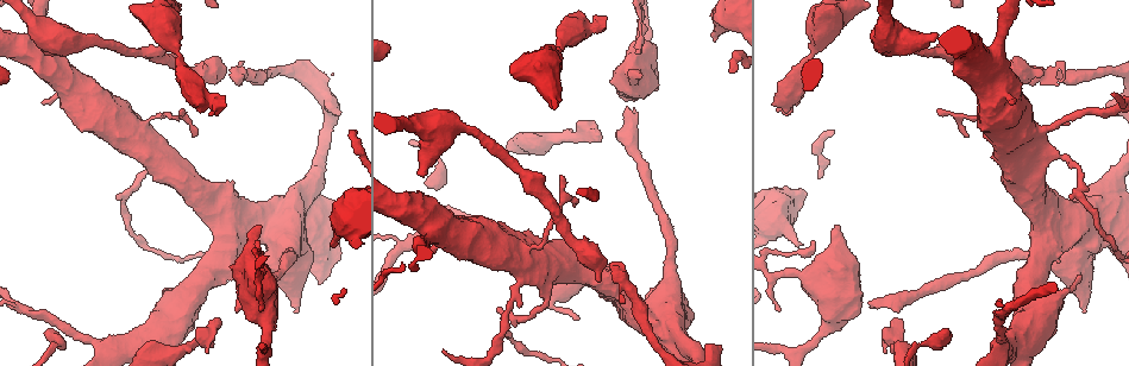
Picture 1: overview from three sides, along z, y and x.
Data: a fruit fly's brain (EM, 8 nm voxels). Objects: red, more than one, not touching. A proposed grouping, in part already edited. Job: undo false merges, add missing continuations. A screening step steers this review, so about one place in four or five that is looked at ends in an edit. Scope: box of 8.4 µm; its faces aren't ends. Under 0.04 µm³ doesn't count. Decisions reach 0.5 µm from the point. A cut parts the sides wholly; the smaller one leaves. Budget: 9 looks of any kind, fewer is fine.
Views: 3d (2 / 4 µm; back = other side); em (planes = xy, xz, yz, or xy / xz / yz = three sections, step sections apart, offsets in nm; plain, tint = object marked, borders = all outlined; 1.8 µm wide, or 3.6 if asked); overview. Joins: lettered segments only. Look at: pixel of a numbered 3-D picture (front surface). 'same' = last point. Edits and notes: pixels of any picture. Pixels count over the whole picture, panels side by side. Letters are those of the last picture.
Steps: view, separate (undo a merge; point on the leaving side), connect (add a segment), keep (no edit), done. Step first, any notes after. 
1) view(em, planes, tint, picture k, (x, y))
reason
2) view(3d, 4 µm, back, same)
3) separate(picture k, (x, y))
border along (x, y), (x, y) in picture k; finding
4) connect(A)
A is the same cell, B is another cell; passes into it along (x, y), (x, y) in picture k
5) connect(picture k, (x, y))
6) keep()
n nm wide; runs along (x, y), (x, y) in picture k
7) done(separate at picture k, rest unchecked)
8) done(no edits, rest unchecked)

view(em, planes, borders, picture 1, (224, 106))
end of a long branch

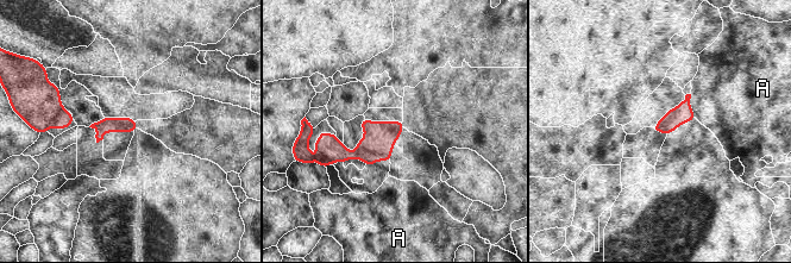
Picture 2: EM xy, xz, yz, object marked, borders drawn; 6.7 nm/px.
keep()
A is another cell; border along (690, 94), (690, 108), (696, 118) in picture 2; no lettered segment goes on from it

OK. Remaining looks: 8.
view(em, xy, step 16, borders, picture 1, (294, 310))
stops while still wide

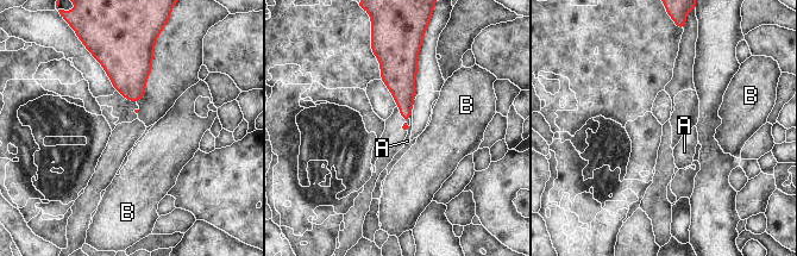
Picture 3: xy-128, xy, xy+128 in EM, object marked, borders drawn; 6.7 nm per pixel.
keep()
A and B are other cells; border along (413, 104), (409, 119) in picture 3; no lettered segment goes on from it

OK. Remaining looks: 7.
view(3d, 4 µm, picture 1, (672, 328))
thick turns thin

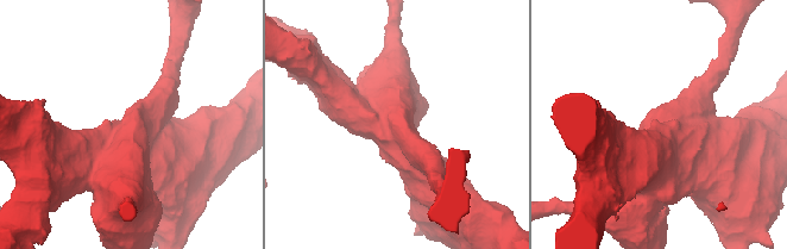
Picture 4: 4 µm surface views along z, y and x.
view(em, 3.6 µm, planes, plain, picture 4, (133, 128))
now the EM

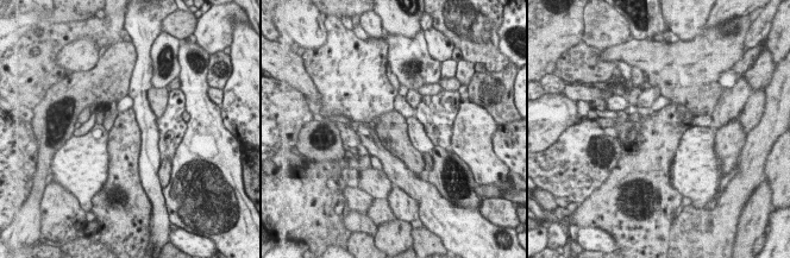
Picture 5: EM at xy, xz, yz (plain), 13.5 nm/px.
view(em, 3.6 µm, planes, borders, same)

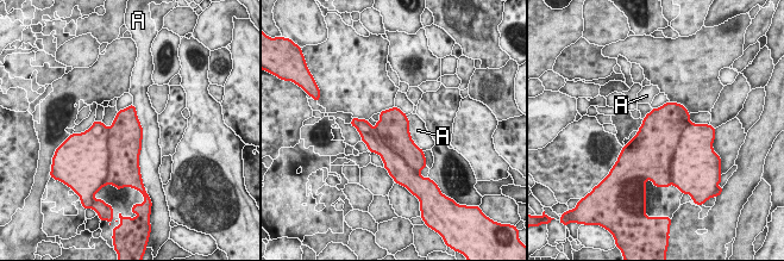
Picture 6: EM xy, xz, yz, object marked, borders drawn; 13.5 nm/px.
separate(picture 6, (658, 141))
A touches over 850 nm; A is another cell; border along (690, 122), (678, 136), (668, 168) in picture 6; two cells meet here

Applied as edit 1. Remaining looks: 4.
done(separate at picture 6, rest unchecked)

